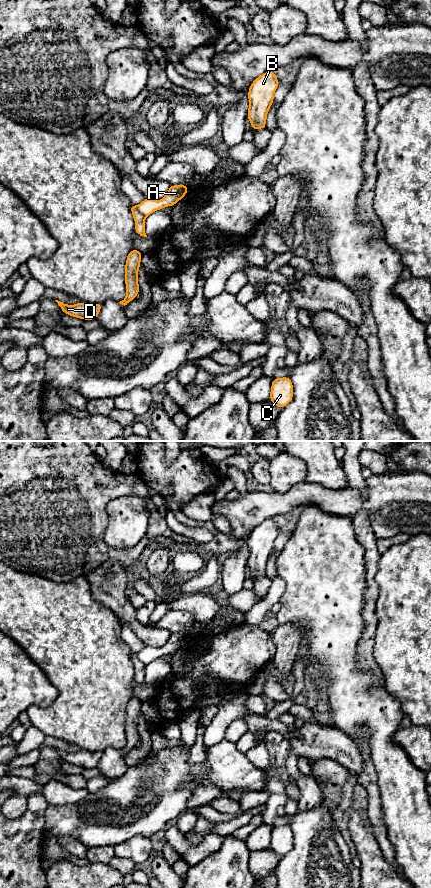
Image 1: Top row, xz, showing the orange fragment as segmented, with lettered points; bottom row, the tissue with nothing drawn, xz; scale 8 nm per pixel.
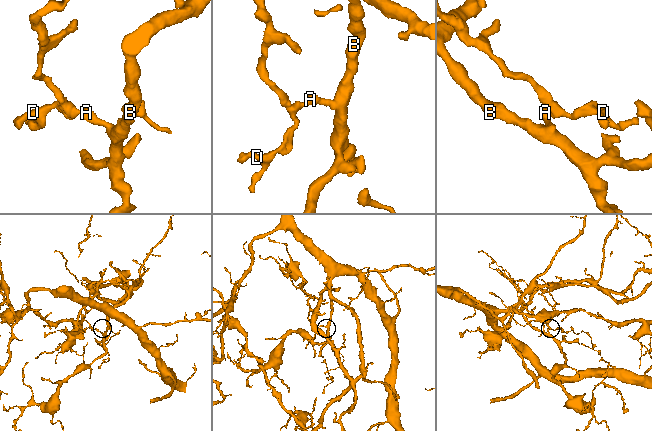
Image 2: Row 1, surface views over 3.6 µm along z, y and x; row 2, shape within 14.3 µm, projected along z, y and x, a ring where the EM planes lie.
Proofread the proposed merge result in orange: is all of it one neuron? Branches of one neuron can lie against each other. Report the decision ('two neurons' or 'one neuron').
two neurons

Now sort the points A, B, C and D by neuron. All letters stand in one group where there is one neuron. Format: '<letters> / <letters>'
A B C / D

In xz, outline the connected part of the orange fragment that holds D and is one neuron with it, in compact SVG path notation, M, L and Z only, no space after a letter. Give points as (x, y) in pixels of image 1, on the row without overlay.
M58 748L55 749L60 754L63 761L83 768L96 768L103 753L101 751L90 752L85 750L68 753Z

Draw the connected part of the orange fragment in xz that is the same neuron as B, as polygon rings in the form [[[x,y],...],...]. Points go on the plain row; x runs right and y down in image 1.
[[[269,518],[258,524],[248,538],[248,563],[247,567],[252,573],[252,579],[266,576],[268,559],[273,552],[274,541],[279,534],[279,529],[274,518]]]

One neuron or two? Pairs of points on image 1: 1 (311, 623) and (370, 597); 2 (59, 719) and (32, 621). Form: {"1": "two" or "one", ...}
{"1": "two", "2": "one"}

